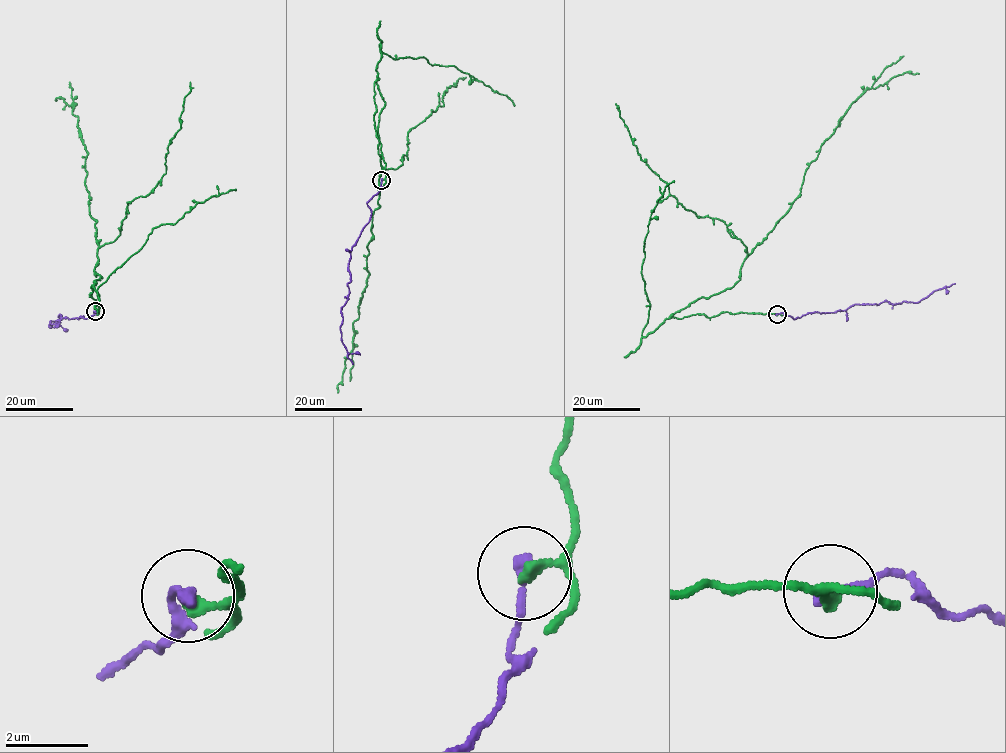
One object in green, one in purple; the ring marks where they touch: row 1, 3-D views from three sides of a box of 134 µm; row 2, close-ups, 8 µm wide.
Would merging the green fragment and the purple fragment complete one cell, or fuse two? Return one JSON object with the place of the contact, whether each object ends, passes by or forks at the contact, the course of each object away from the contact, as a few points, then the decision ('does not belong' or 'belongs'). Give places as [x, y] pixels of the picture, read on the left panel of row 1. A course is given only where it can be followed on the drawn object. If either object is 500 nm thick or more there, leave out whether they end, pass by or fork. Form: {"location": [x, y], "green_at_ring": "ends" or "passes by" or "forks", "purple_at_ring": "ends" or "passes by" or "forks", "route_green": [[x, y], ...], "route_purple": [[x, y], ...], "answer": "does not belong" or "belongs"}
{"location": [95, 311], "green_at_ring": "passes by", "purple_at_ring": "ends", "route_green": [[94, 312], [91, 286], [102, 277], [94, 273], [88, 152], [72, 106], [55, 100]], "route_purple": [[94, 312], [84, 319], [59, 314], [56, 325], [48, 326], [51, 321], [67, 331]], "answer": "belongs"}

